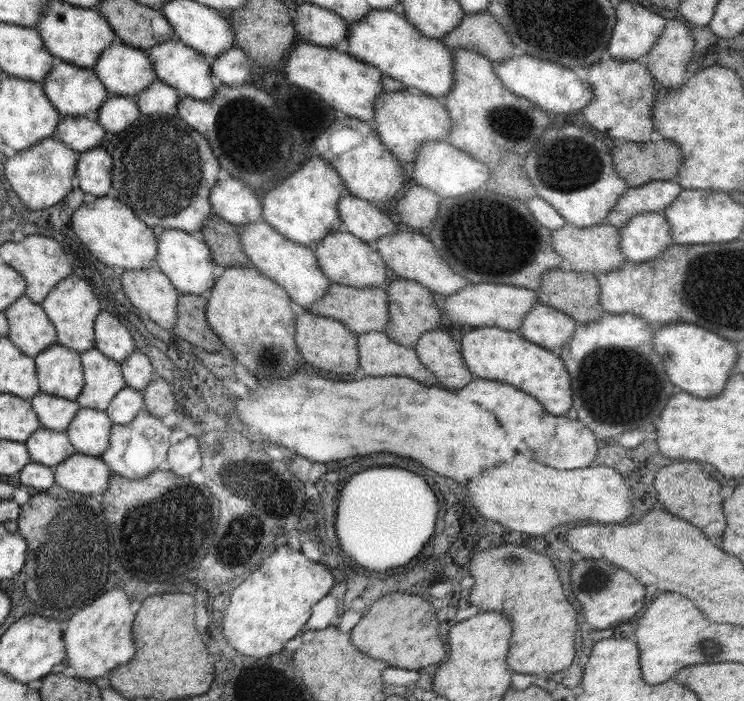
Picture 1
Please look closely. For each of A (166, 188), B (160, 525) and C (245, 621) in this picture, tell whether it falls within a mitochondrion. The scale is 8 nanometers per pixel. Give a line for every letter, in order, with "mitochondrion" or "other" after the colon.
A: mitochondrion
B: mitochondrion
C: other

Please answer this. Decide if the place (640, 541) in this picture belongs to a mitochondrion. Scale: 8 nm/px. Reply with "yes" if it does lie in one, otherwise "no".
no

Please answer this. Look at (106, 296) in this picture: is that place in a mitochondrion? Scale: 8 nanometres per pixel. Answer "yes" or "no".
no

